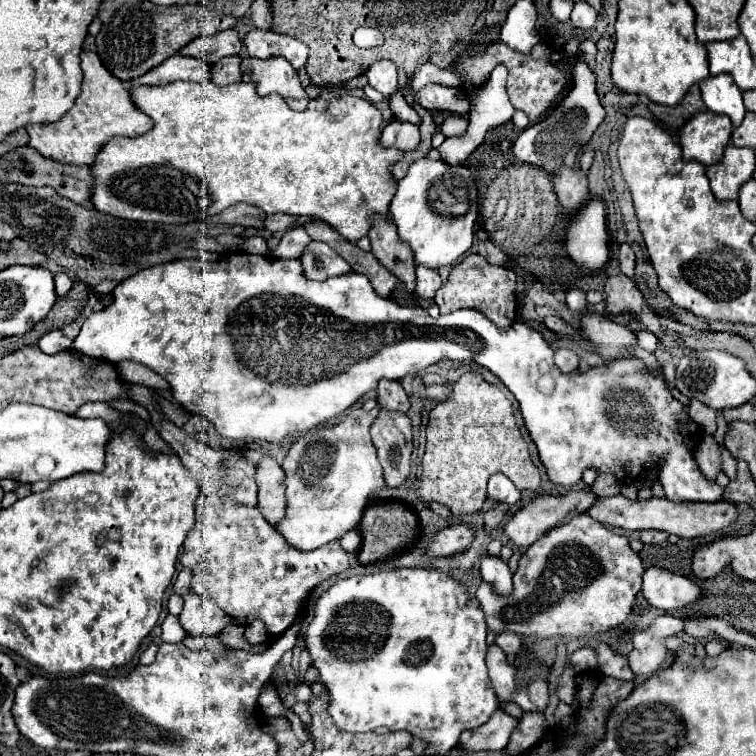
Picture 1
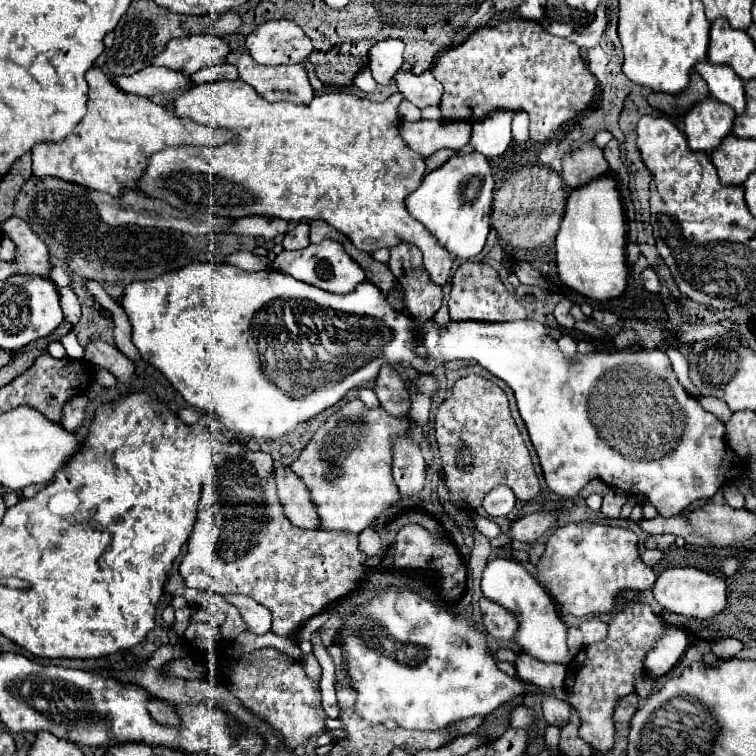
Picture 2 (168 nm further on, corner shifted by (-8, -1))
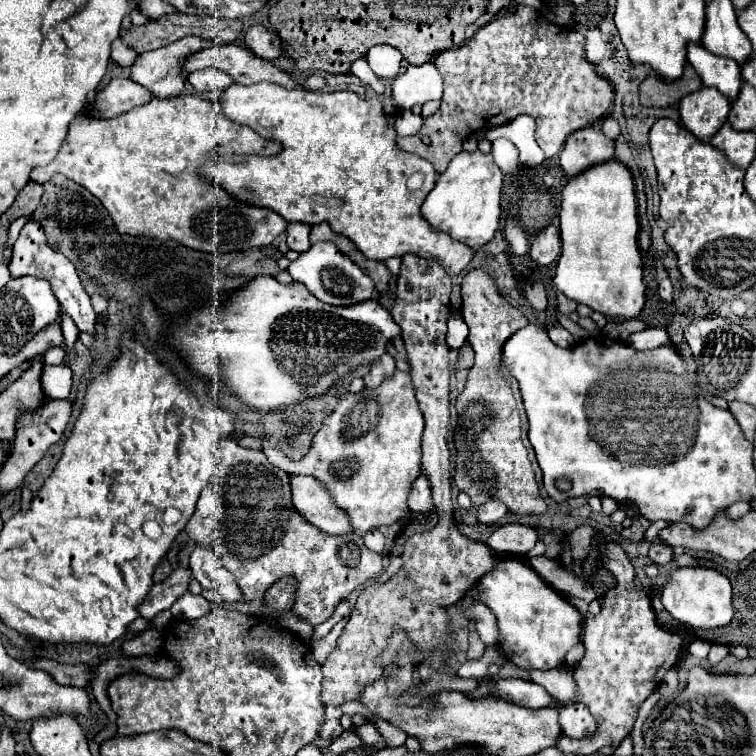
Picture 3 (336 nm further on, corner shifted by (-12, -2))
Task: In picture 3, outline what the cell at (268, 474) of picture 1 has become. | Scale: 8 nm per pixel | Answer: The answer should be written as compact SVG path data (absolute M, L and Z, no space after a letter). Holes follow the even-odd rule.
M292 477L292 501L294 507L304 515L304 519L312 521L312 525L320 527L332 535L344 535L352 531L350 519L344 509L340 509L324 483L316 477Z

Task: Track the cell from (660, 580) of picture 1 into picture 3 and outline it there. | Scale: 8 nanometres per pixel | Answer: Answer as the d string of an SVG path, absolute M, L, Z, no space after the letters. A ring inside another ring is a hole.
M680 567L676 569L670 579L664 583L662 589L662 605L666 611L680 623L698 629L716 629L730 623L734 609L732 609L732 587L728 577L718 573L716 569L706 567Z

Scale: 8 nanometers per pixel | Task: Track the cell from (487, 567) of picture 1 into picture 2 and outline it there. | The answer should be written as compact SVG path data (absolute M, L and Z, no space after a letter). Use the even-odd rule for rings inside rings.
M496 558L488 562L482 574L482 592L492 602L498 602L512 614L516 614L520 628L514 636L514 640L522 646L522 652L532 654L534 658L540 658L542 662L556 662L556 664L568 664L568 644L566 644L566 626L562 624L556 606L552 606L552 600L548 598L546 590L536 582L536 578L518 562Z

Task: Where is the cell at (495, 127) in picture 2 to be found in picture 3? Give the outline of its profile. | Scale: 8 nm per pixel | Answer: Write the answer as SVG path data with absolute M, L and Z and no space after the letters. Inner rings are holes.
M506 139L492 141L492 157L494 157L496 165L502 169L502 173L506 173L506 175L514 175L520 169L516 145Z

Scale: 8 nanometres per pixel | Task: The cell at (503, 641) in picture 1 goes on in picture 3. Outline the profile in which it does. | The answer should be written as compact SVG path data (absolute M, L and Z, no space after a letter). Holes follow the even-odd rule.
M570 665L554 667L548 671L530 671L530 677L534 683L542 685L552 695L552 699L560 705L570 705L578 699L576 681Z

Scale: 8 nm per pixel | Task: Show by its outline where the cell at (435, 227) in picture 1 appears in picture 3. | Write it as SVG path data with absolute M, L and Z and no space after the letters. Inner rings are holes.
M462 151L458 153L448 169L438 177L436 187L428 193L426 201L422 203L424 219L448 233L452 239L462 241L472 249L480 249L486 245L500 223L500 189L502 189L502 171L492 161L492 155L482 151Z

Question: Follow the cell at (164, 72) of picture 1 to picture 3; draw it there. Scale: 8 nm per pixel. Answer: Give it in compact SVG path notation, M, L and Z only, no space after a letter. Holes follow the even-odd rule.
M112 79L90 103L90 115L110 119L148 101L144 87L132 83L132 79Z

